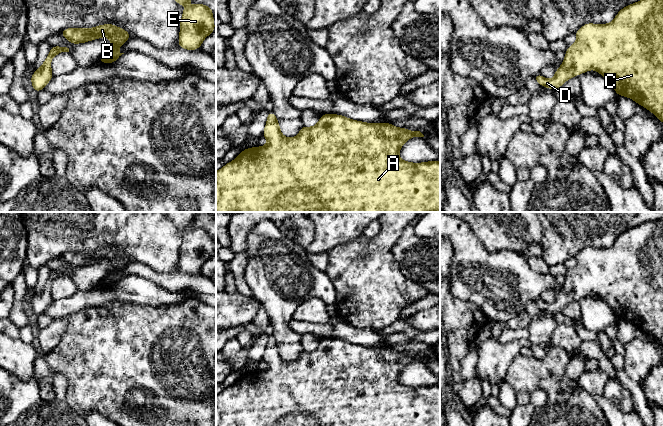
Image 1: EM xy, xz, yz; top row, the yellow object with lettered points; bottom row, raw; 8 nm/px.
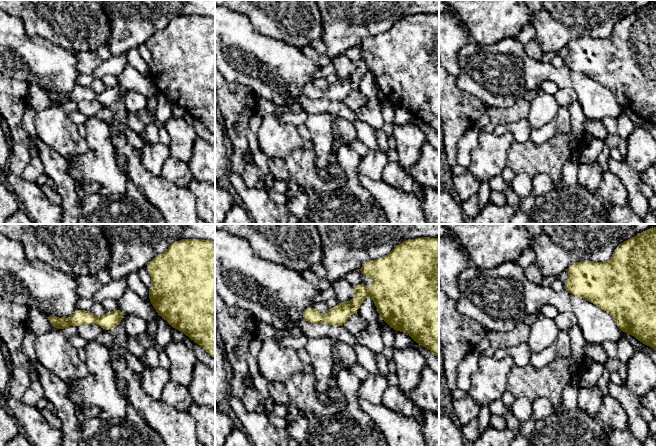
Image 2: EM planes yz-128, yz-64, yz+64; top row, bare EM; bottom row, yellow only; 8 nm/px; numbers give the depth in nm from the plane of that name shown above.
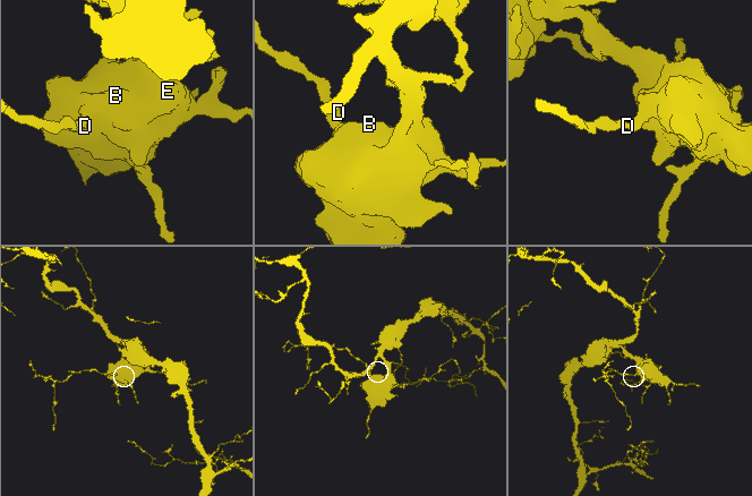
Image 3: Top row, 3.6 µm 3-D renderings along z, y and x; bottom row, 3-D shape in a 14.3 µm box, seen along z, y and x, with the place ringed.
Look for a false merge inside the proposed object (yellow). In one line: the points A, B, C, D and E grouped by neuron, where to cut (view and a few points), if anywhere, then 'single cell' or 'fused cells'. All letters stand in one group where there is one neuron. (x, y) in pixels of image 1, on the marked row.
groups A B C D E; cut none; single cell

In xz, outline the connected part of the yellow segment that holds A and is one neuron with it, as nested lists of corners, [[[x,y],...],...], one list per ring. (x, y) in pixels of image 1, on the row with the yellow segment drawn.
[[[274,111],[268,112],[266,126],[263,132],[263,137],[268,140],[264,147],[246,148],[233,161],[227,163],[224,167],[216,172],[216,212],[437,212],[440,211],[440,162],[437,160],[423,163],[411,163],[403,161],[399,158],[399,150],[403,144],[412,137],[424,137],[420,131],[410,131],[406,128],[397,128],[390,123],[364,123],[362,121],[355,121],[337,114],[323,114],[316,126],[309,128],[304,125],[299,134],[294,138],[286,138],[282,135],[279,123],[274,114]]]

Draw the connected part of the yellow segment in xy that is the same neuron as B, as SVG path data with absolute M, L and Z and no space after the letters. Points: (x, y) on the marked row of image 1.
M104 24L90 29L66 28L60 35L73 44L85 43L90 40L108 37L112 40L108 49L100 56L99 63L113 63L124 53L120 53L117 48L124 44L131 35L126 30L116 27L113 24Z

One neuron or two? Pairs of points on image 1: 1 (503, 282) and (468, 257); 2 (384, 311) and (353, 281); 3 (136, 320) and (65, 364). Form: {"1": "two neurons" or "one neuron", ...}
{"1": "one neuron", "2": "one neuron", "3": "one neuron"}

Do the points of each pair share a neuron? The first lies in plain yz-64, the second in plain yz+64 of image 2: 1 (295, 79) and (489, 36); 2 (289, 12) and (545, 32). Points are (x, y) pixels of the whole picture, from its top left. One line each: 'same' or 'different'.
1: different
2: different

